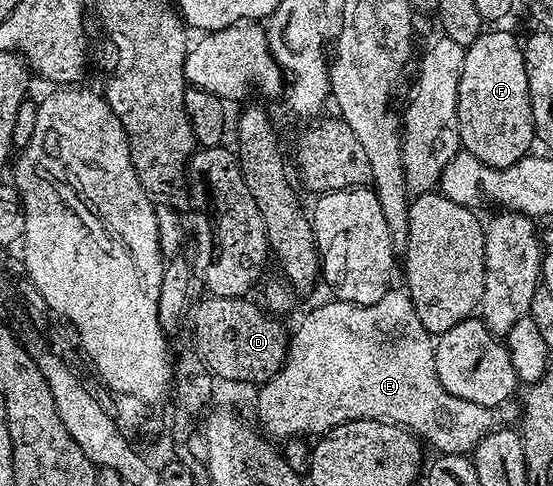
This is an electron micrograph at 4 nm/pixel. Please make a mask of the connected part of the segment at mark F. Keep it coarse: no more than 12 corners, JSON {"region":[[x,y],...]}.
{"region":[[501,27],[465,50],[461,148],[509,168],[535,145],[525,51]]}

